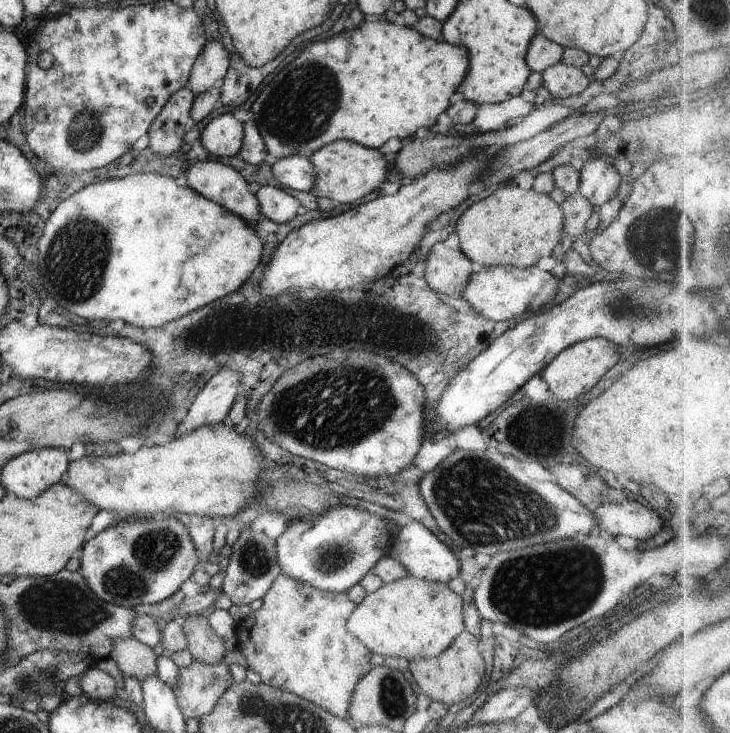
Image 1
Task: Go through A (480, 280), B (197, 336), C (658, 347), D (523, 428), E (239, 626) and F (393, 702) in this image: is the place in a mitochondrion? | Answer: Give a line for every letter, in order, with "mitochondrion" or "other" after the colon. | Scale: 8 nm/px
A: other
B: other
C: other
D: mitochondrion
E: other
F: mitochondrion

